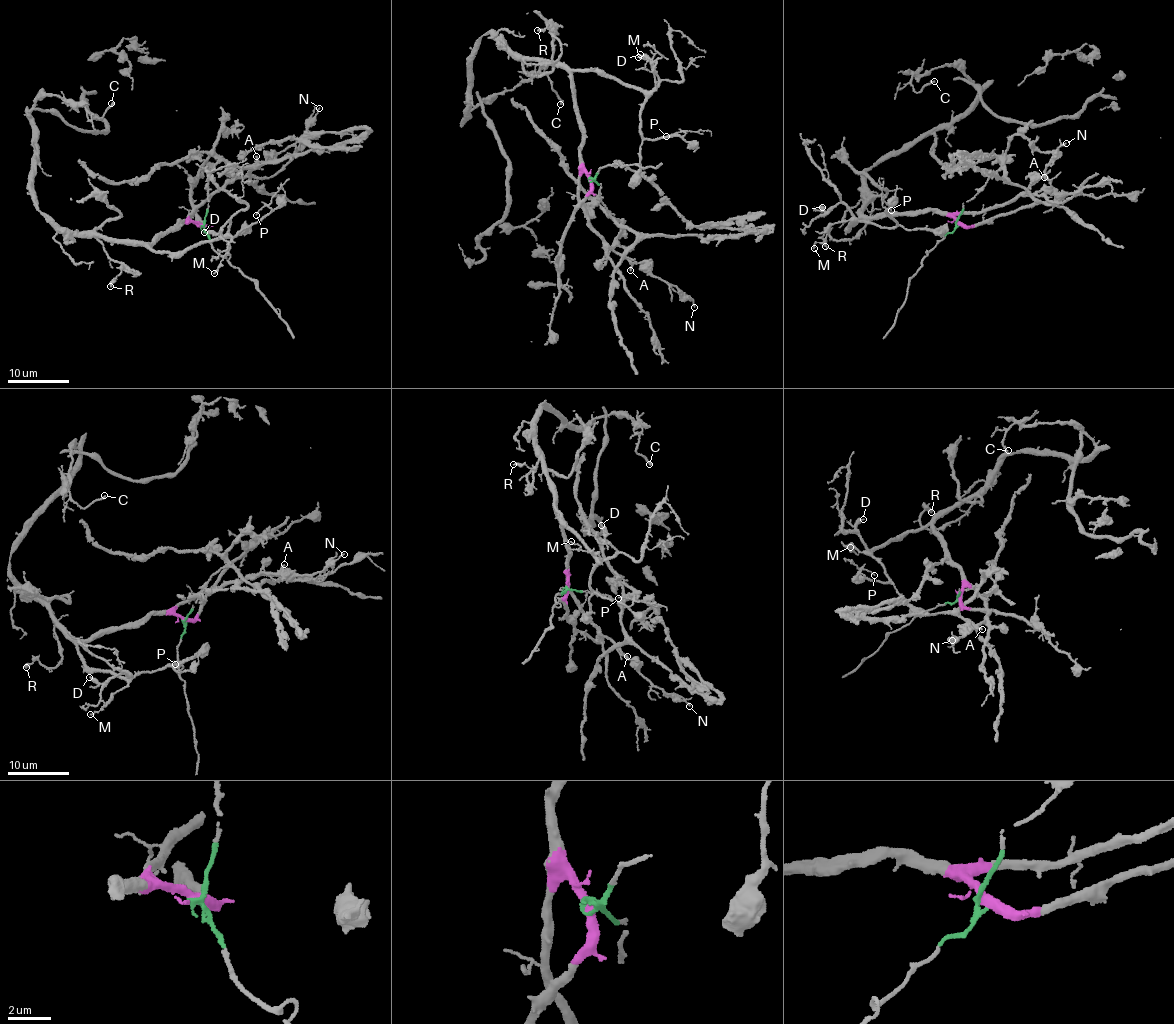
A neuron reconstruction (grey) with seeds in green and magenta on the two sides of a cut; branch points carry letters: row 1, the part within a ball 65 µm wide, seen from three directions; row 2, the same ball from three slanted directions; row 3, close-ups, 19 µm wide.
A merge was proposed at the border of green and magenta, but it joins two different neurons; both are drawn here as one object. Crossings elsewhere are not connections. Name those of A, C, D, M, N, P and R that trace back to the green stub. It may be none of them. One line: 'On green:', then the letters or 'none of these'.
On green: none of these

